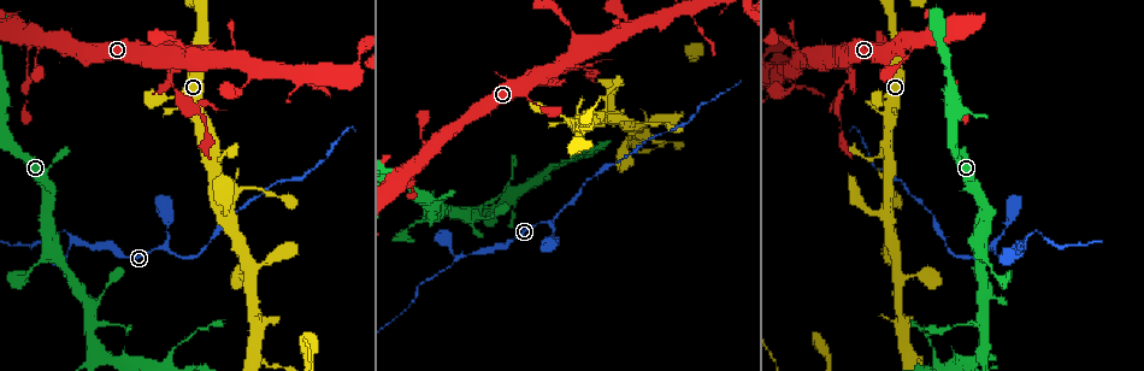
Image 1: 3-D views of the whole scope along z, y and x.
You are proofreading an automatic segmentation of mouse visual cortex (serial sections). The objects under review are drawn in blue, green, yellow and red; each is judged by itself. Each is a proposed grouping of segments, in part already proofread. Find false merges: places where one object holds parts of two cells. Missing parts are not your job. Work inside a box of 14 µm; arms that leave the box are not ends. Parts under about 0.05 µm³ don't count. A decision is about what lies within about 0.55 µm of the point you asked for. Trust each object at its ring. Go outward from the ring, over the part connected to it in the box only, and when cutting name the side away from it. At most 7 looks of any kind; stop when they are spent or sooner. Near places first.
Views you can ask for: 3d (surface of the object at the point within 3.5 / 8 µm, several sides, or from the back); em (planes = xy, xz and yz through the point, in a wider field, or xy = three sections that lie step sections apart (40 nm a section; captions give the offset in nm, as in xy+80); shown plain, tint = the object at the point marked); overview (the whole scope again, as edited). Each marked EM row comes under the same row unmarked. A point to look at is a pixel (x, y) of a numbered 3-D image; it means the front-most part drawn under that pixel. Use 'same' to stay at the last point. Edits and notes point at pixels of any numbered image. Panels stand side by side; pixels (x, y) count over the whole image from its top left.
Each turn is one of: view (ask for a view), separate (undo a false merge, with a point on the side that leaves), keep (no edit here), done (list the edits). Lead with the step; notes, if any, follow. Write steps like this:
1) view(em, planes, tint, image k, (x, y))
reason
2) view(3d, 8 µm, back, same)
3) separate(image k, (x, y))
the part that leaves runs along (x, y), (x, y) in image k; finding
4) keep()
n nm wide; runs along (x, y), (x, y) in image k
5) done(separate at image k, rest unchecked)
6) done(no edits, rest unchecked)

view(3d, 3.5 µm, image 1, (179, 96))
sudden change in width

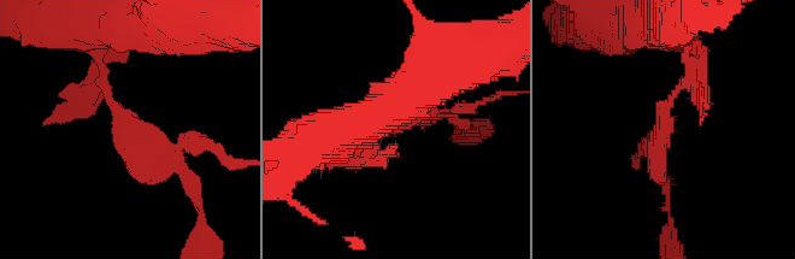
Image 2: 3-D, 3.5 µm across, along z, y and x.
view(em, xy, step 1, tint, image 2, (664, 117))
now the EM

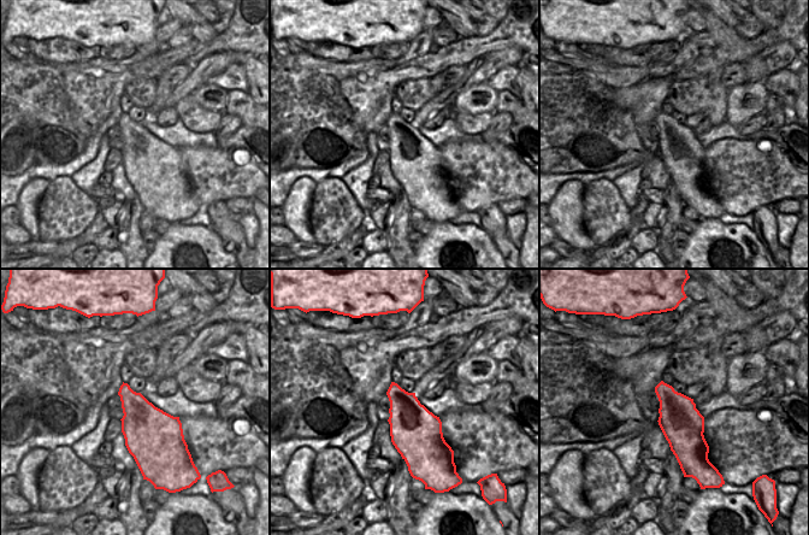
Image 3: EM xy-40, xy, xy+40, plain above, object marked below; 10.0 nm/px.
keep()
runs along (96, 49), (104, 94), (141, 146), (181, 160) in image 2; continuous, no second cell

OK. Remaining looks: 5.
view(3d, 8 µm, image 1, (78, 240))
side arm on a straight run

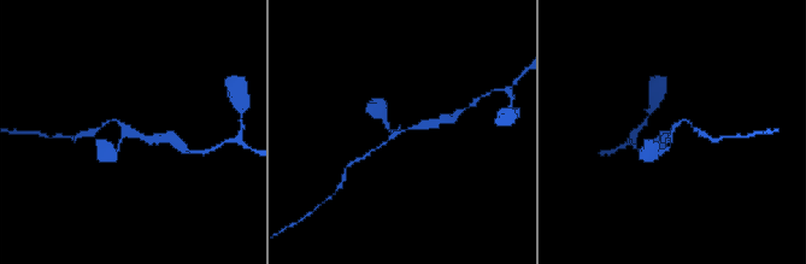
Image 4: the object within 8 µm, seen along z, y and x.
view(3d, 3.5 µm, image 4, (673, 132))
closer look

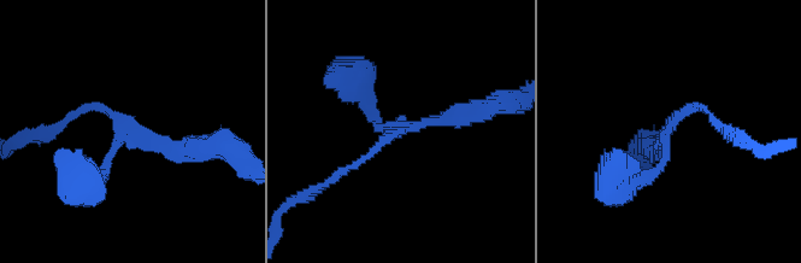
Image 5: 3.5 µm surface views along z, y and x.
view(em, xy, step 2, tint, image 5, (400, 127))
3 arms; arms of 100, 150, 300 nm

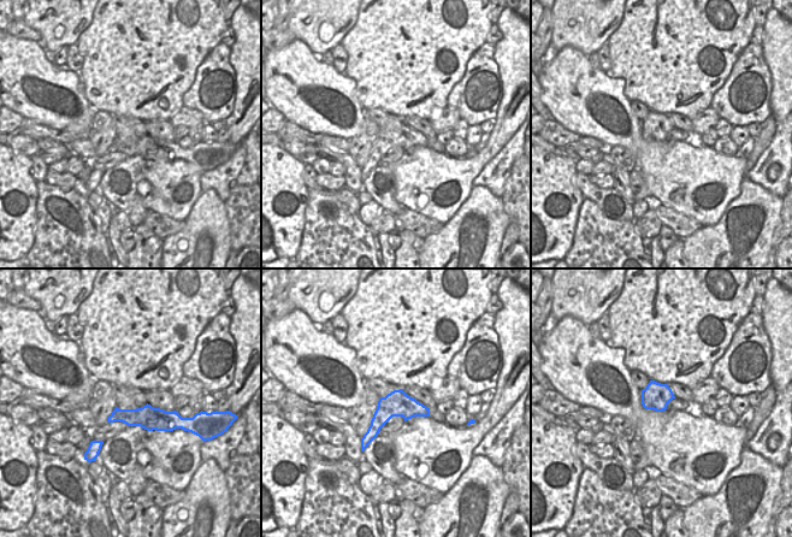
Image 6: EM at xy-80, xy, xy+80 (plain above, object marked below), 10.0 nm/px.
keep()
runs along (426, 411), (391, 409), (364, 443) in image 6; all the same cell

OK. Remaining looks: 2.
view(3d, 3.5 µm, image 1, (547, 223))

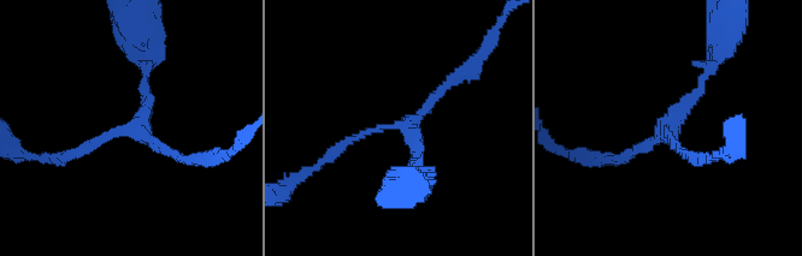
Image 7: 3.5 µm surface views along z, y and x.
keep()
arms of 150, 150, 150 nm; runs along (68, 155), (142, 121), (146, 63) in image 7; all the same cell

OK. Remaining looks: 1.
done(no edits, rest unchecked)

